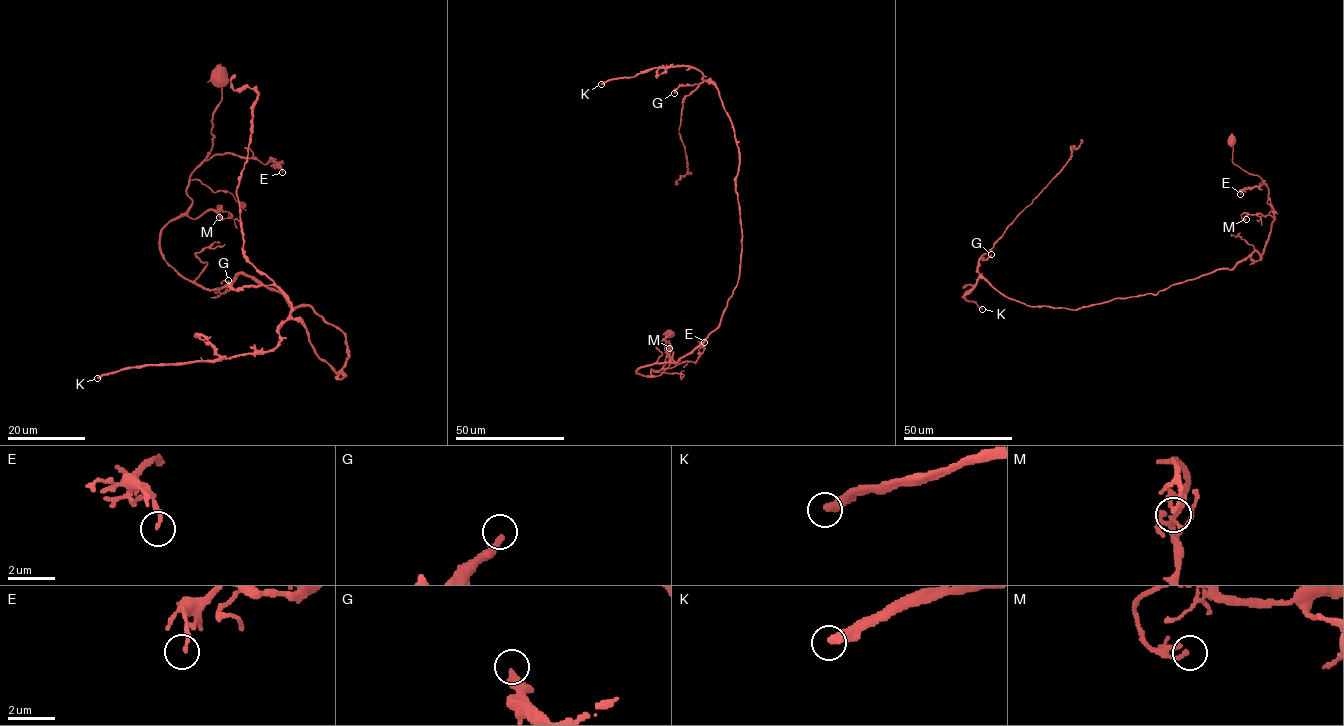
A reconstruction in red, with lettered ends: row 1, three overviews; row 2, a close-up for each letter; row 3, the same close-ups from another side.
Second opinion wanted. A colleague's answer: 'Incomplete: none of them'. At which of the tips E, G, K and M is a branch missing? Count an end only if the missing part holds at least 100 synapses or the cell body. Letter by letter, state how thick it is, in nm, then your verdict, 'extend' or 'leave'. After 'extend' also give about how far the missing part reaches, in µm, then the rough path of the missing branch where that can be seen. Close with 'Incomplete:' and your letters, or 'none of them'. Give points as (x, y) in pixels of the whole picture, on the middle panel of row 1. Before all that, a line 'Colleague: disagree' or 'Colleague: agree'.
Colleague: disagree
E: calibre 180 nm; leave
G: calibre 360 nm; leave
K: calibre 380 nm; extend; missing 50 µm; course (601, 84), (591, 101), (582, 101), (560, 112), (552, 112), (546, 98), (540, 102)
M: calibre 160 nm; leave
Incomplete: K

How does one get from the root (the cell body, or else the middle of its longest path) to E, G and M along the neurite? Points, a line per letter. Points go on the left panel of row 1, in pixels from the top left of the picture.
E: (219, 77), (221, 101), (212, 116), (214, 136), (206, 158), (232, 153), (263, 164), (271, 159), (282, 172)
G: (219, 77), (162, 255), (206, 288), (246, 274), (309, 305), (345, 335), (345, 376), (277, 288), (228, 280)
M: (219, 77), (212, 147), (186, 191), (190, 217), (220, 206), (219, 217)

